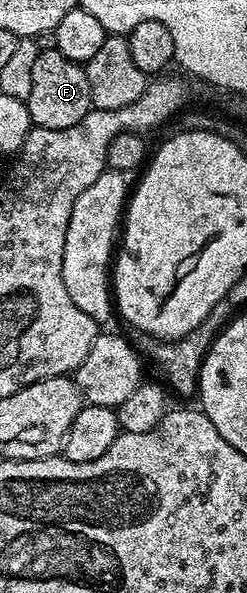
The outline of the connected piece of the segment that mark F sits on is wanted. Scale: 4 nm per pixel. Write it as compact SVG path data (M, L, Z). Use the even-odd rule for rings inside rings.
M54 49L40 50L33 65L33 85L29 88L29 97L25 101L29 109L32 124L41 129L69 129L69 125L77 125L81 117L85 117L93 109L89 97L89 77L86 66L69 61L60 51Z

